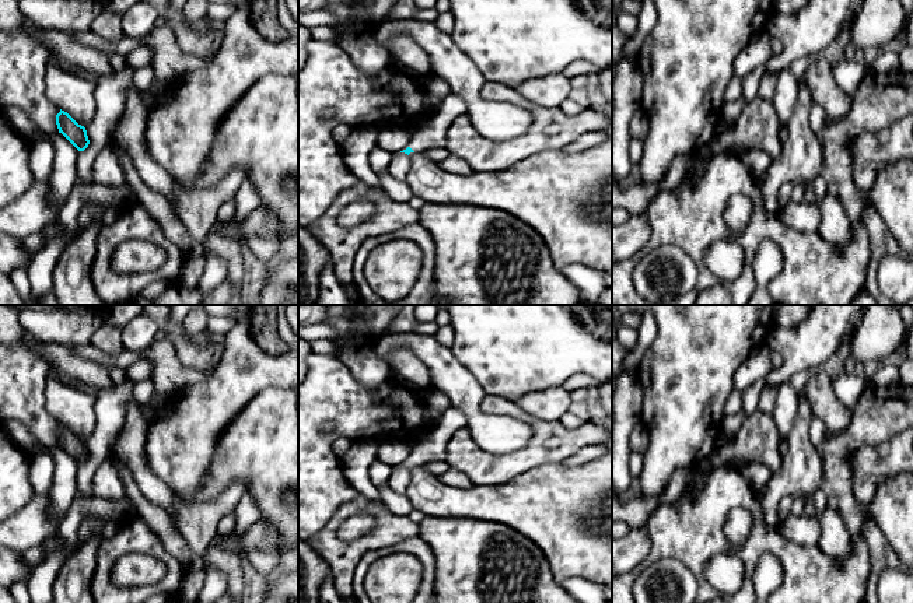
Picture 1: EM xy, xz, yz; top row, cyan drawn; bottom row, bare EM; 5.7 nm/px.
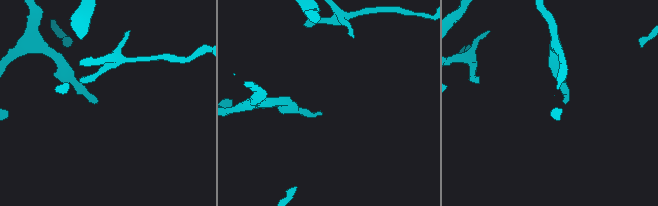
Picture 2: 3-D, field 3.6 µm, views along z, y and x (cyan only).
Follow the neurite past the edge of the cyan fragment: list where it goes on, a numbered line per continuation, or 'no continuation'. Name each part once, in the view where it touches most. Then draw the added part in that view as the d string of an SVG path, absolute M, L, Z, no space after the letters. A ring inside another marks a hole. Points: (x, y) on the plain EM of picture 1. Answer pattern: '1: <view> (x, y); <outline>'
1: xz (433, 445); M454 407L447 409L441 413L440 424L413 445L409 460L414 466L424 466L434 460L447 460L447 444L452 434L462 427L466 427L465 414Z

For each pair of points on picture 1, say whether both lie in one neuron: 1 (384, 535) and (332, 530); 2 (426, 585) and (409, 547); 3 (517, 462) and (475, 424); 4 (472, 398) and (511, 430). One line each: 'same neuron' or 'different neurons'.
1: same neuron
2: same neuron
3: different neurons
4: same neuron

